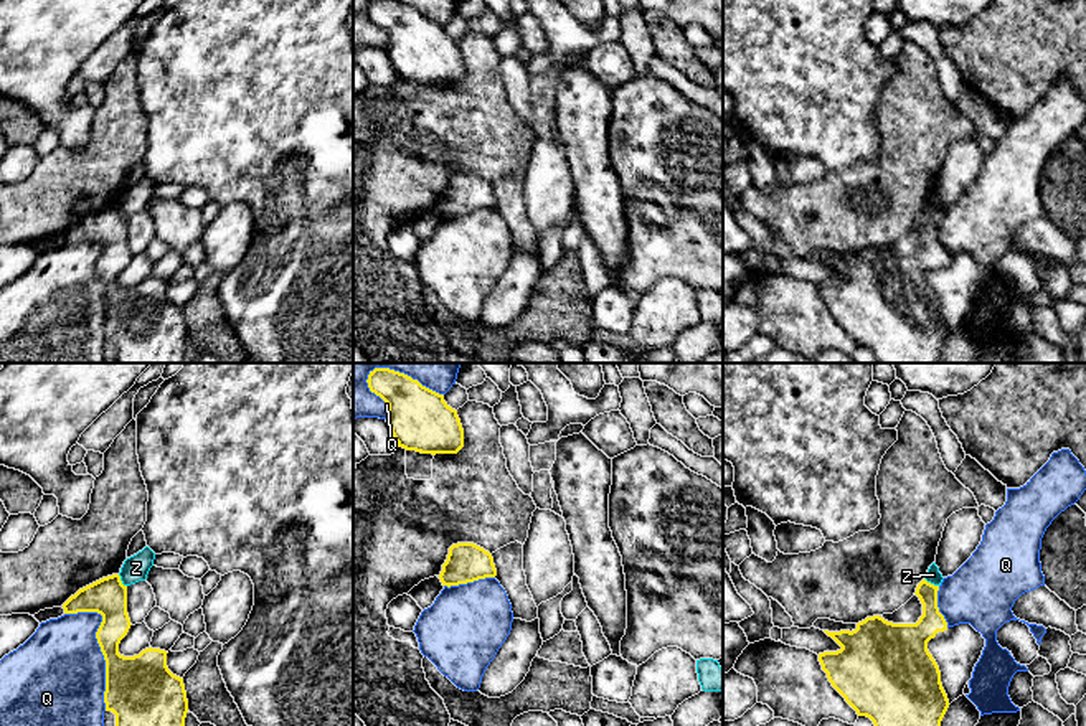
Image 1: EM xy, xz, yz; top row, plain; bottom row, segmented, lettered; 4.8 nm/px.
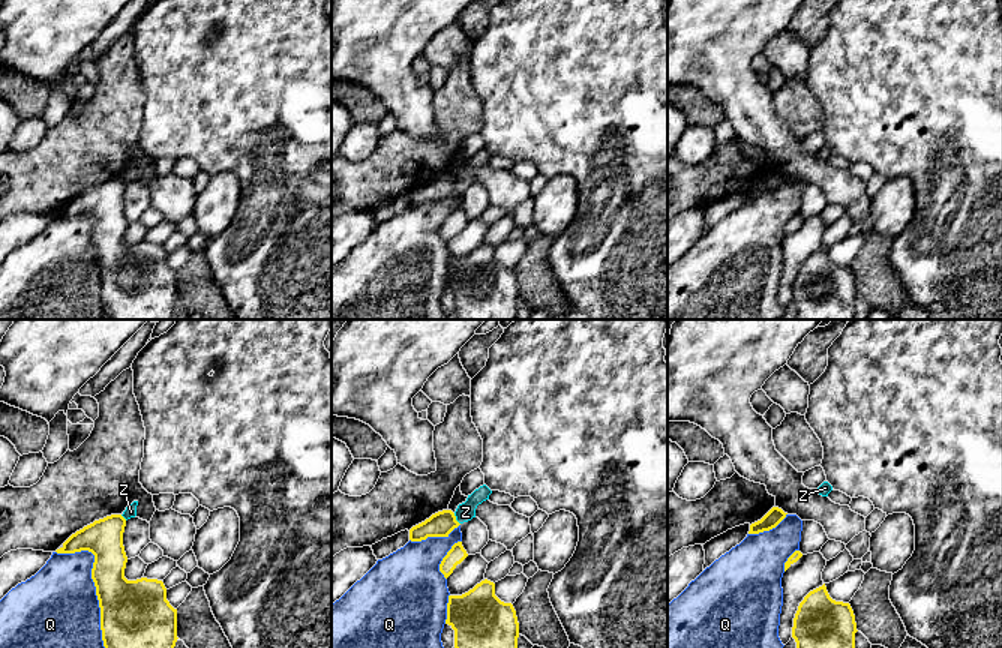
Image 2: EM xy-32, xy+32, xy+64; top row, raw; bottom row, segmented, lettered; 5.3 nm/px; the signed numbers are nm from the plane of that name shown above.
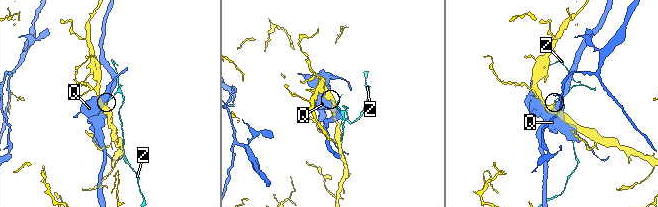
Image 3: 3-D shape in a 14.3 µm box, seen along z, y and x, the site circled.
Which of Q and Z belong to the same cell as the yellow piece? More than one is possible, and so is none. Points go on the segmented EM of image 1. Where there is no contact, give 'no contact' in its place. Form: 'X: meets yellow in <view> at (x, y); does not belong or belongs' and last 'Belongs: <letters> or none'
Q: meets yellow in xy at (99, 645); does not belong
Z: meets yellow in yz at (930, 583); does not belong
Belongs: none

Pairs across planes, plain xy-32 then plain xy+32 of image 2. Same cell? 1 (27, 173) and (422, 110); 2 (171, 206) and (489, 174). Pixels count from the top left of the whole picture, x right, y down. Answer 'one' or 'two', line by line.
1: two
2: one

